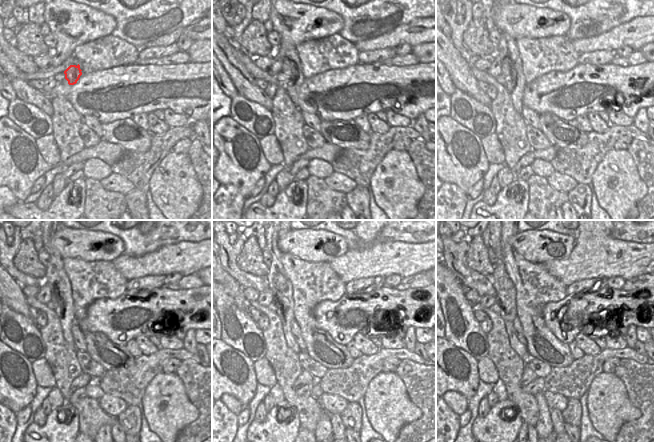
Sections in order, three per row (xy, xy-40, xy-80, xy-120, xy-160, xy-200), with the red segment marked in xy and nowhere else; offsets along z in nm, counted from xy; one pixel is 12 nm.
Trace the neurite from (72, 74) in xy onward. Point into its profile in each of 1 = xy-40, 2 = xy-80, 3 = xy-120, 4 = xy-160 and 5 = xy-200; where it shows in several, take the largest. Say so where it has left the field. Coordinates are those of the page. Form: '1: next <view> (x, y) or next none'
1: next xy-40 (291, 68)
2: next xy-80 (511, 67)
3: next xy-120 (61, 292)
4: next xy-160 (281, 287)
5: next xy-200 (505, 290)

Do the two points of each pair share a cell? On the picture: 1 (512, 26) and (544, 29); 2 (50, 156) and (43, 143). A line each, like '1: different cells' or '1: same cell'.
1: same cell
2: same cell

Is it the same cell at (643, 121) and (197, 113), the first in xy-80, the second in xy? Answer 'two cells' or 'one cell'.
two cells

